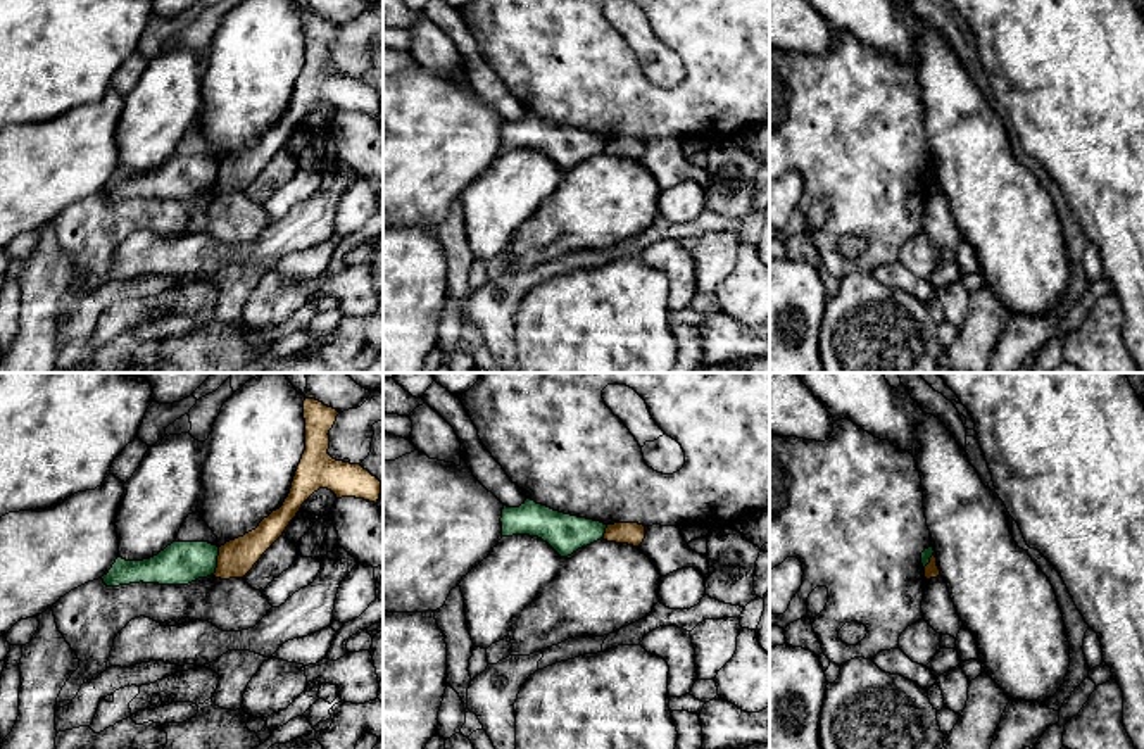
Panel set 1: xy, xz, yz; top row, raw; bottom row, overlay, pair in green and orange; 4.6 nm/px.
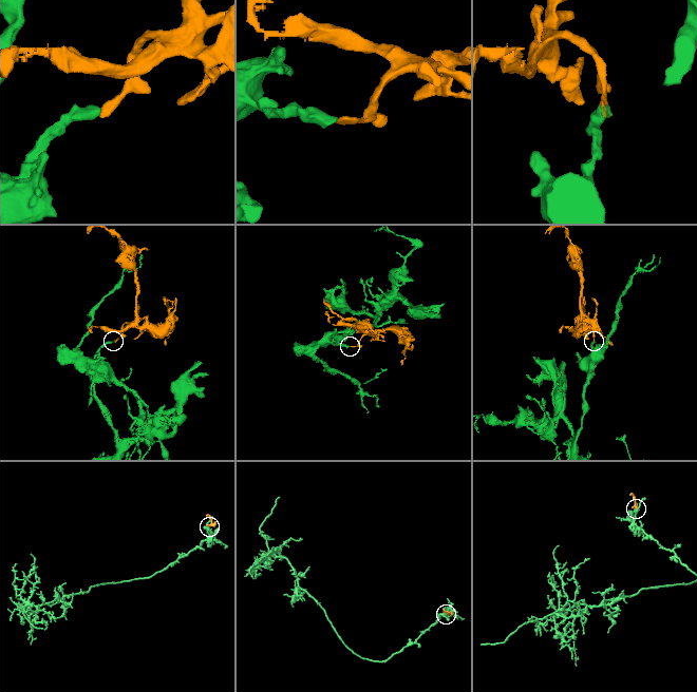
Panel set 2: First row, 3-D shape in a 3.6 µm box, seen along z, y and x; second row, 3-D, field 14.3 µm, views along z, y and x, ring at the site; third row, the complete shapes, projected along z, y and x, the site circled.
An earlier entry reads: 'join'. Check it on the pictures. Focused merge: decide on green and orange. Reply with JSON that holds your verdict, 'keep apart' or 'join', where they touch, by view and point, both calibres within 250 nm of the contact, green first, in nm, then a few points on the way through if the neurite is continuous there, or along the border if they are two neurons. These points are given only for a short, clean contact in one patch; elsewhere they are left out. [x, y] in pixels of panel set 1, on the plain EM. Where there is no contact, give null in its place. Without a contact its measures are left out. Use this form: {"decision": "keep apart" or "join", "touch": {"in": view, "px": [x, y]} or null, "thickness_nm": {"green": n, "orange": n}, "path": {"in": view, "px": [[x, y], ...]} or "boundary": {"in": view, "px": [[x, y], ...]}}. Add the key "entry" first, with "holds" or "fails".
{"entry": "fails", "decision": "keep apart", "touch": {"in": "xy", "px": [216, 175]}, "thickness_nm": {"green": 200, "orange": 170}, "boundary": {"in": "xy", "px": [[220, 161], [213, 187]]}}

